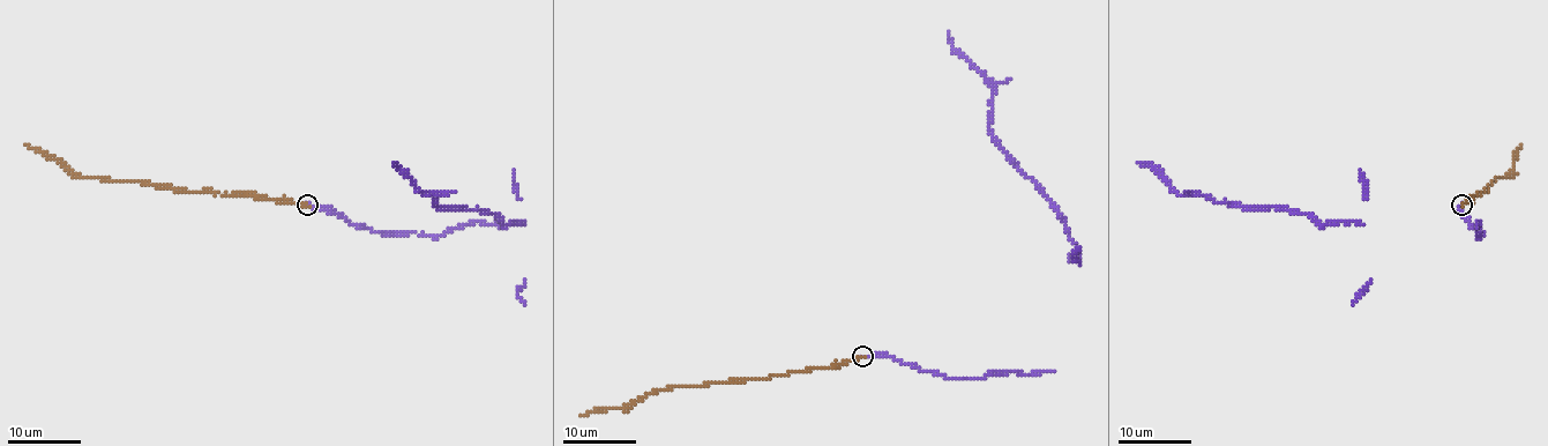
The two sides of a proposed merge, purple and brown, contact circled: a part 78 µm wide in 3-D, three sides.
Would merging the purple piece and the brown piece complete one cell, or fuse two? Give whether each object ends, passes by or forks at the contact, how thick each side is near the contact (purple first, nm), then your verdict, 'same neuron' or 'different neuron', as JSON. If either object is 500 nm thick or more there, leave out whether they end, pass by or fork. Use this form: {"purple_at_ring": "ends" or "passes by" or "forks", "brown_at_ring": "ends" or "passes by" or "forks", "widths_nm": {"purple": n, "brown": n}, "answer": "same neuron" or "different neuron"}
{"purple_at_ring": "ends", "brown_at_ring": "ends", "widths_nm": {"purple": 160, "brown": 200}, "answer": "same neuron"}

